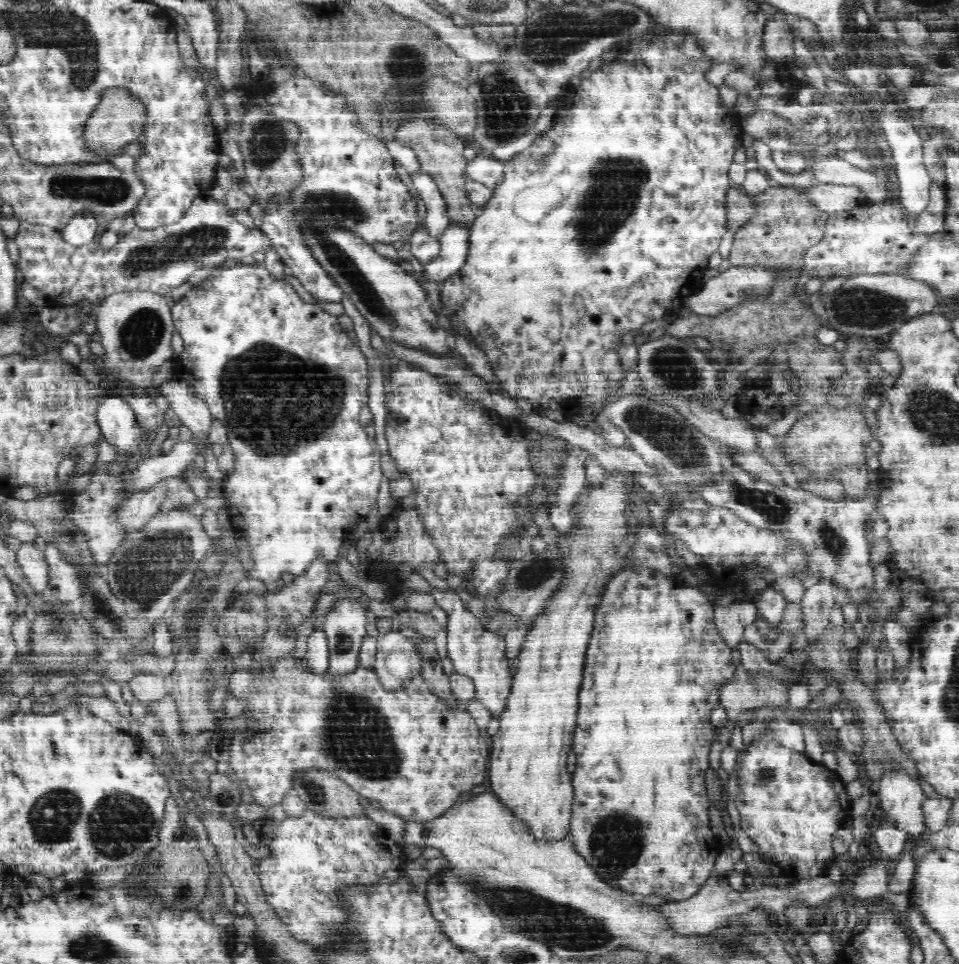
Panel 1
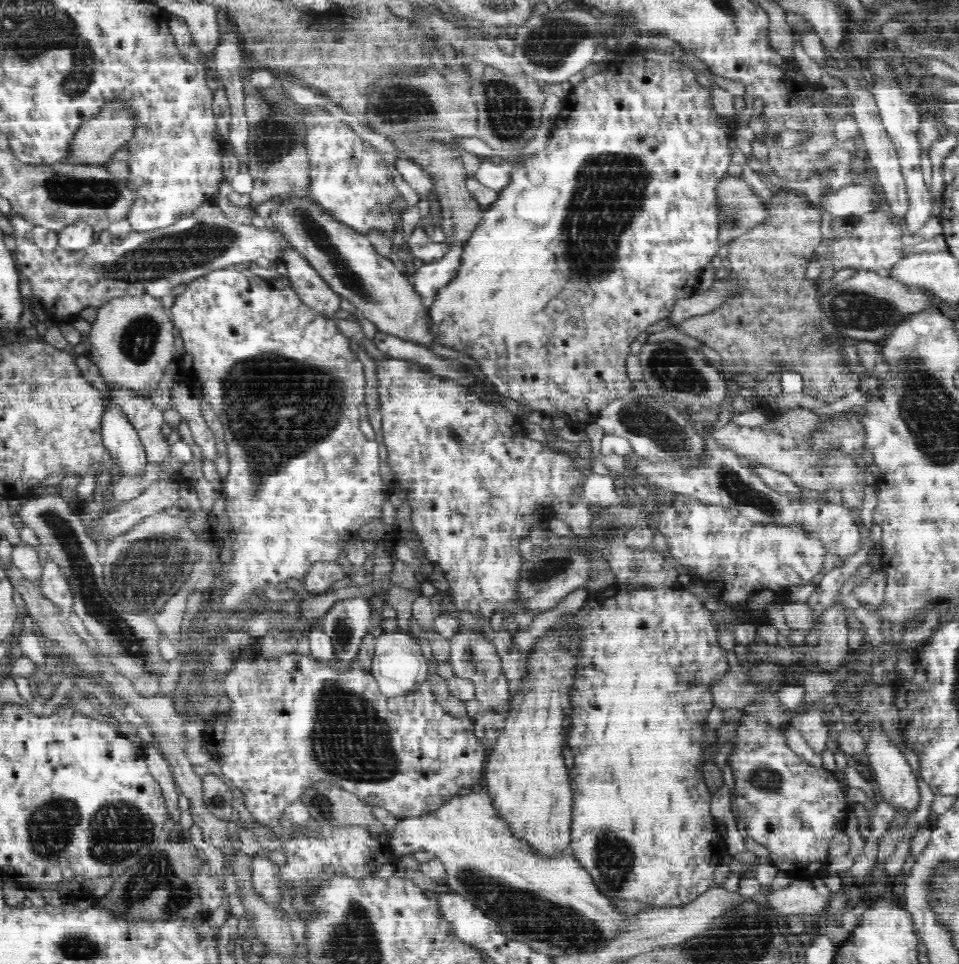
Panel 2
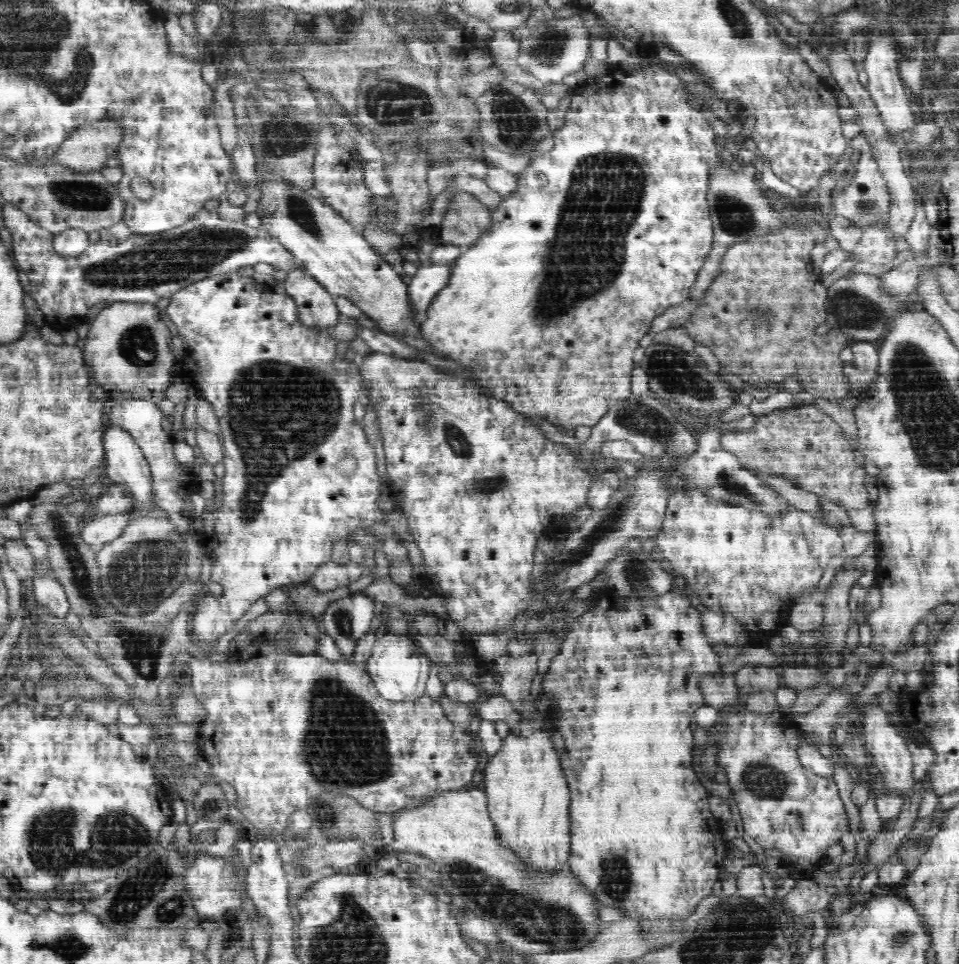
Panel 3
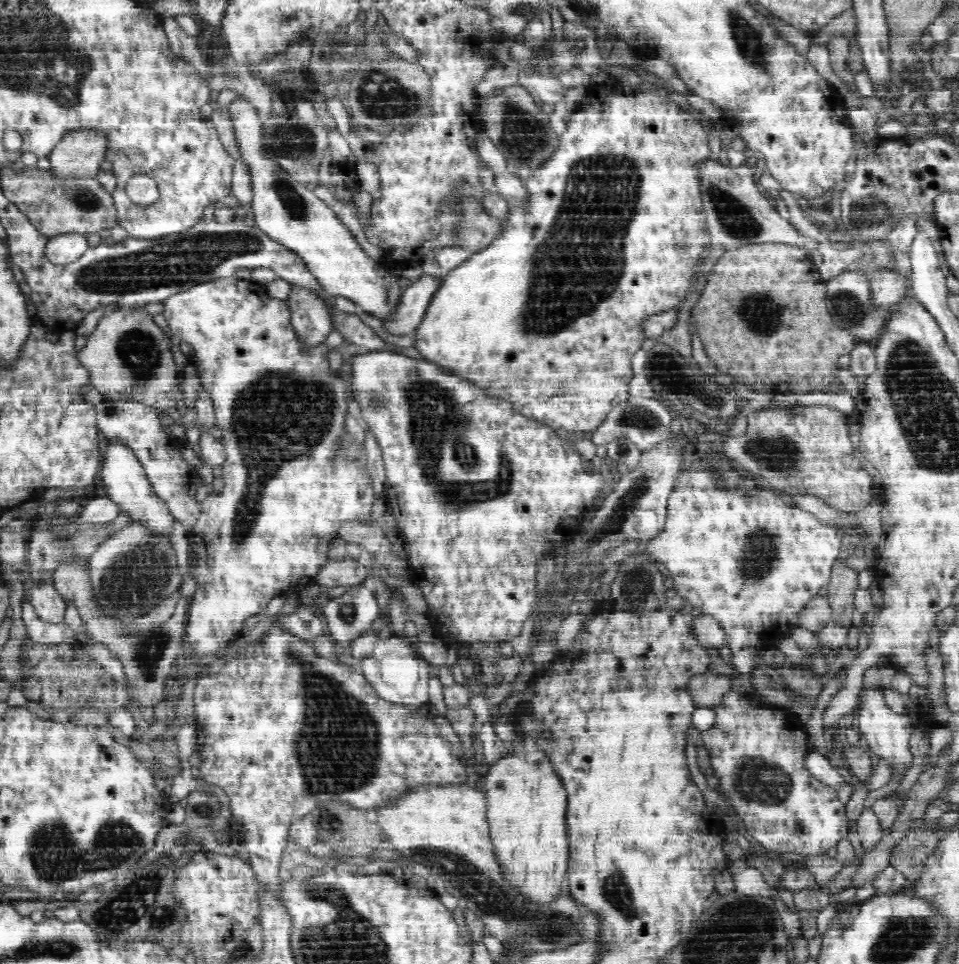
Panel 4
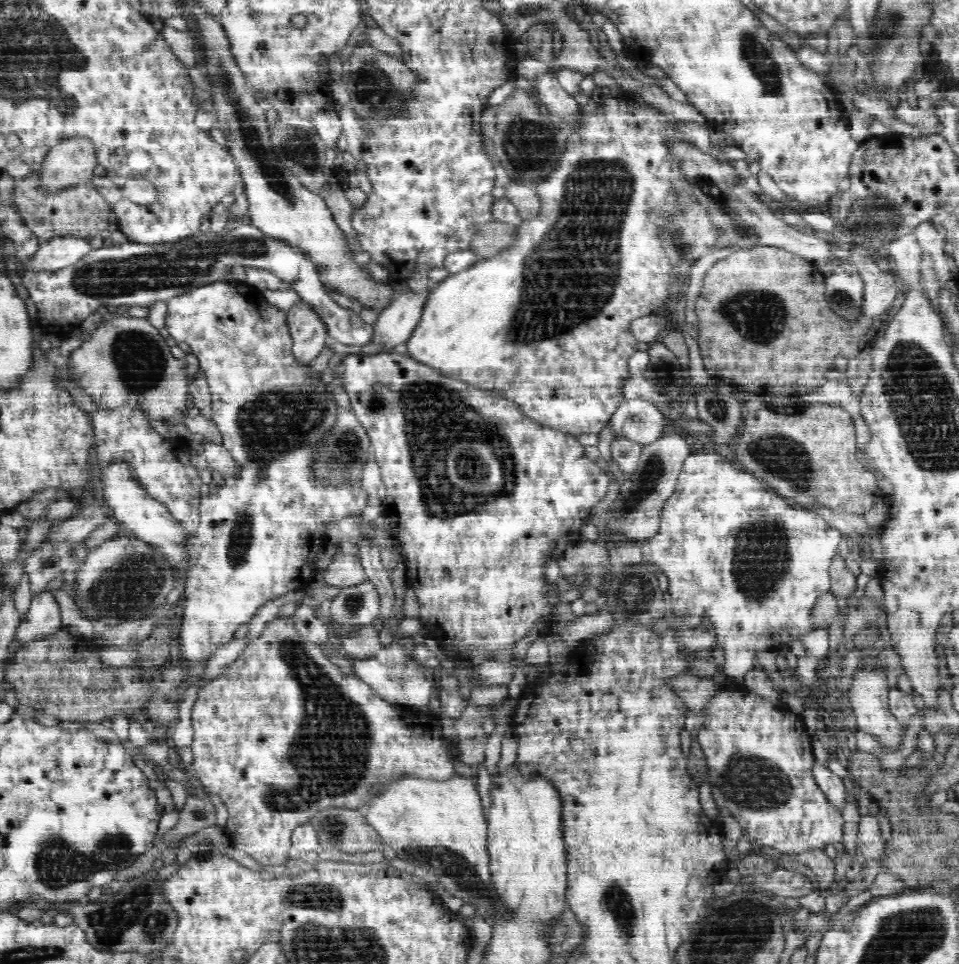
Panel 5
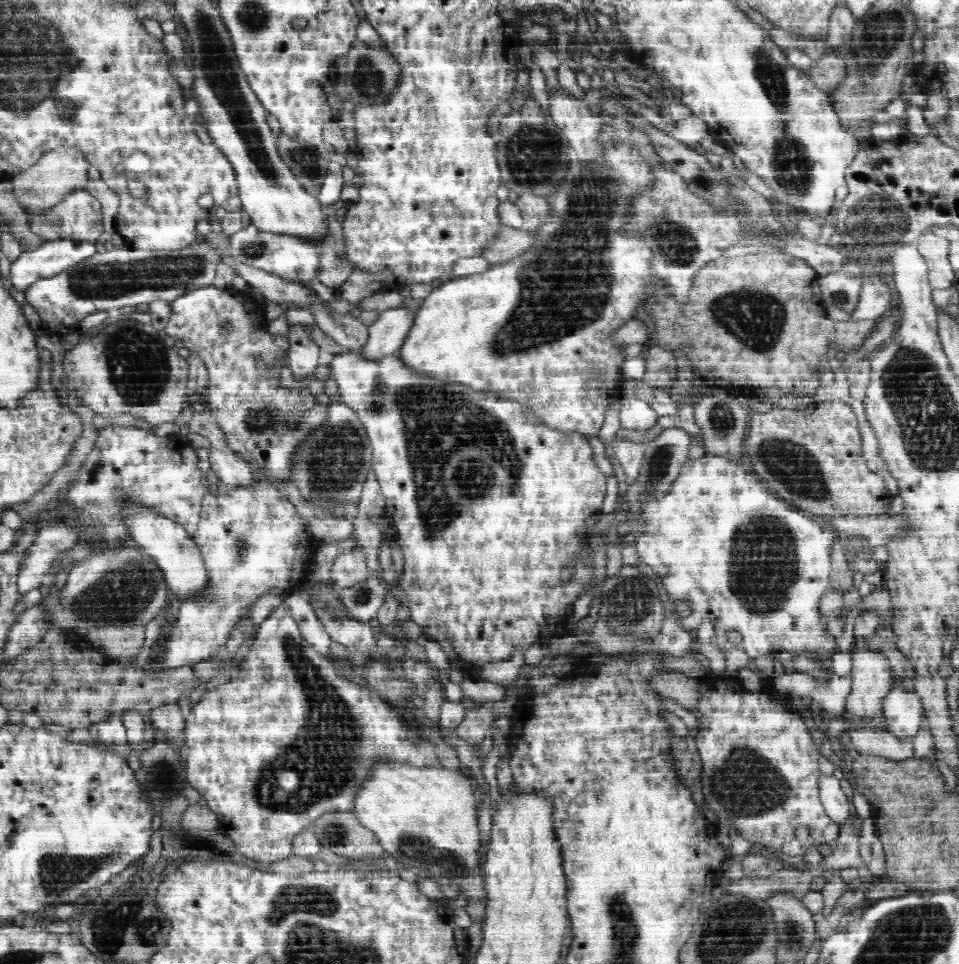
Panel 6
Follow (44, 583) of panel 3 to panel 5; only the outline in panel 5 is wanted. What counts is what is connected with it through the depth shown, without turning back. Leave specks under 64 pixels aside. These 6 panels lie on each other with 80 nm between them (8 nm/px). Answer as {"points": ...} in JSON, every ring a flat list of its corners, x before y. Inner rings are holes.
{"points":[[44,589,34,593,30,608,16,629,14,649,28,642,44,639,62,627,60,607,54,595]]}

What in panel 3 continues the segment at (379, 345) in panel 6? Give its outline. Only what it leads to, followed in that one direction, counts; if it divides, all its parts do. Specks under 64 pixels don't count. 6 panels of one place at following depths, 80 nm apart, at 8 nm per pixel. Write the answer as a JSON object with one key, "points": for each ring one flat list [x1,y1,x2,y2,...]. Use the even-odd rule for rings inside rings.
{"points":[[456,261,448,265,435,263,421,265,417,274,410,278,410,298,414,307,417,307,418,319,424,317,438,292,449,282,454,264]]}

